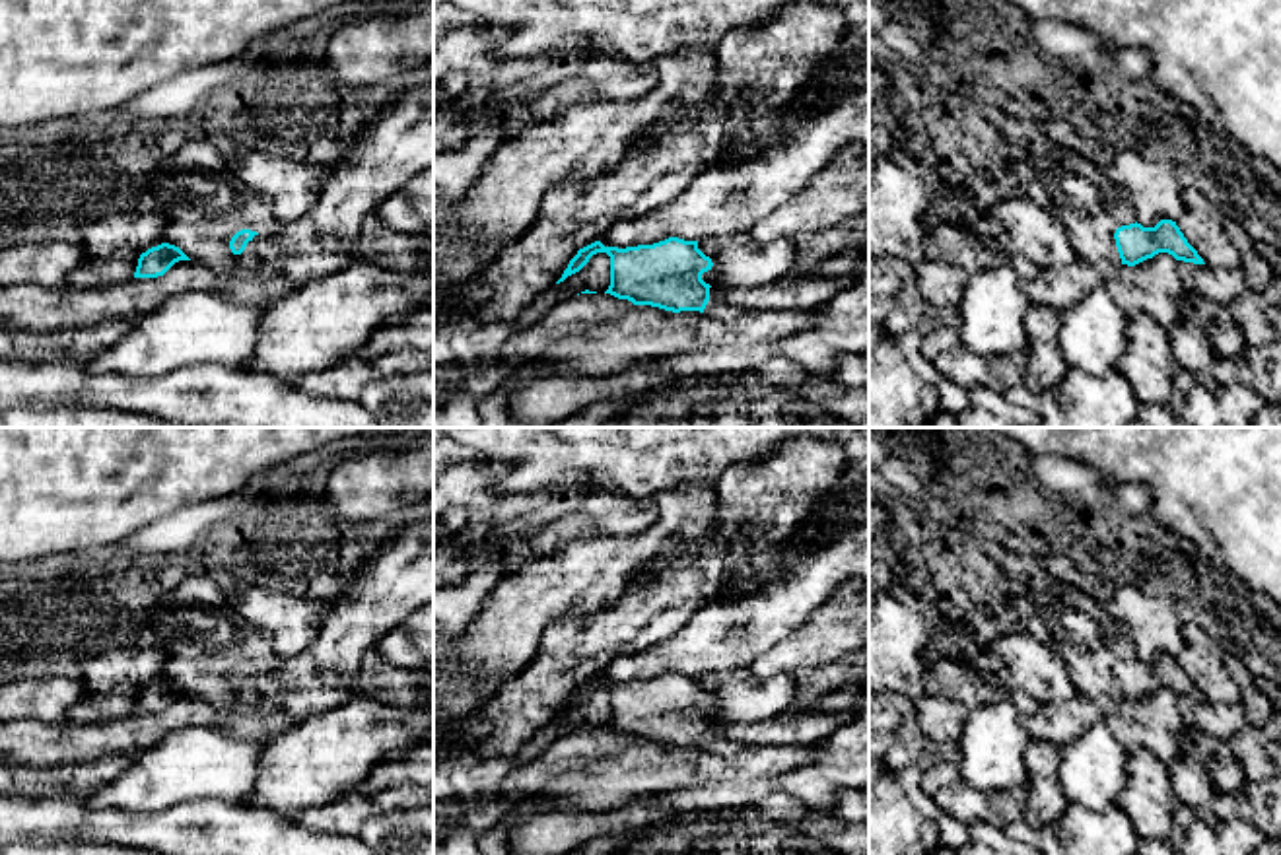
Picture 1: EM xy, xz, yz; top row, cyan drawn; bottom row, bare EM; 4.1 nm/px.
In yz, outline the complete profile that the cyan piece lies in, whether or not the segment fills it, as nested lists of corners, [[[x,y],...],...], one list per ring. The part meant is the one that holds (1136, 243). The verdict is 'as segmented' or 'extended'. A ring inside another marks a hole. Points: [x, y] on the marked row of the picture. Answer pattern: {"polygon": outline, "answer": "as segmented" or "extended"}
{"polygon": [[[1160,220],[1155,227],[1143,227],[1137,222],[1122,225],[1116,229],[1114,239],[1122,264],[1127,266],[1135,266],[1159,253],[1168,253],[1176,260],[1205,264],[1172,220]]], "answer": "as segmented"}

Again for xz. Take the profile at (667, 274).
{"polygon": [[[678,237],[626,249],[595,241],[577,251],[556,284],[579,272],[597,253],[610,256],[610,286],[605,293],[618,299],[673,313],[700,311],[719,323],[746,313],[723,301],[723,290],[706,274],[713,262],[698,249],[698,241]]], "answer": "extended"}

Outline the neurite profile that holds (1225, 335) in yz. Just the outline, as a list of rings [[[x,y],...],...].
[[[1188,295],[1186,305],[1203,323],[1215,354],[1236,358],[1244,352],[1244,334],[1230,307],[1217,305],[1201,295]]]

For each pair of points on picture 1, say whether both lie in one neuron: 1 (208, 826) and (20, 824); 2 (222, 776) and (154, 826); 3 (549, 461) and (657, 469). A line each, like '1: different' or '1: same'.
1: same
2: different
3: same

